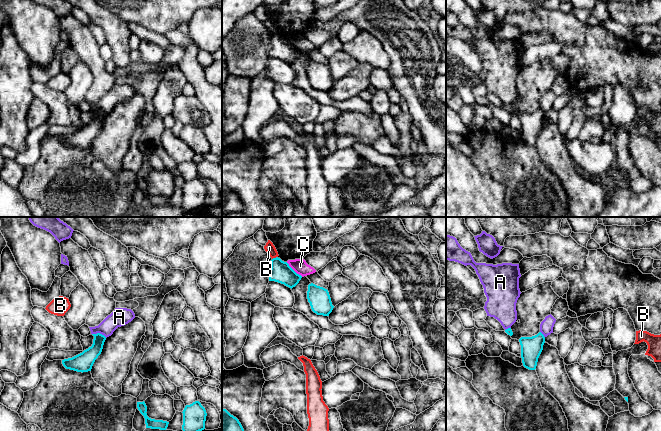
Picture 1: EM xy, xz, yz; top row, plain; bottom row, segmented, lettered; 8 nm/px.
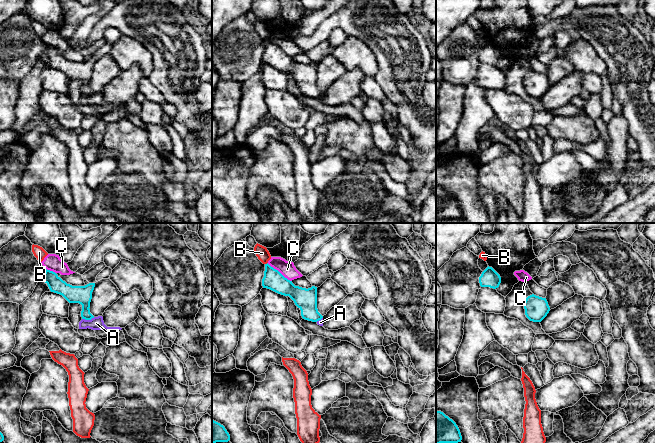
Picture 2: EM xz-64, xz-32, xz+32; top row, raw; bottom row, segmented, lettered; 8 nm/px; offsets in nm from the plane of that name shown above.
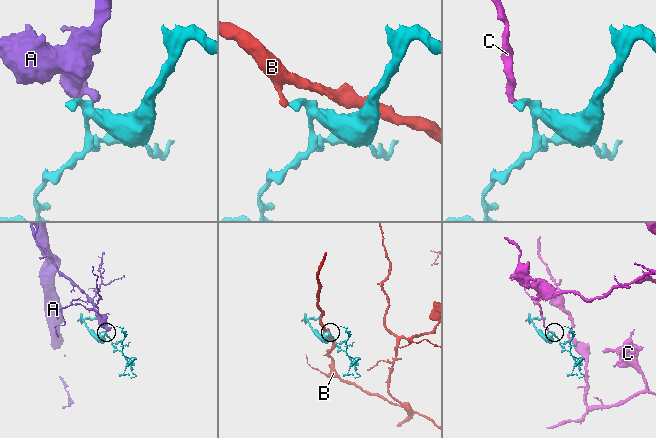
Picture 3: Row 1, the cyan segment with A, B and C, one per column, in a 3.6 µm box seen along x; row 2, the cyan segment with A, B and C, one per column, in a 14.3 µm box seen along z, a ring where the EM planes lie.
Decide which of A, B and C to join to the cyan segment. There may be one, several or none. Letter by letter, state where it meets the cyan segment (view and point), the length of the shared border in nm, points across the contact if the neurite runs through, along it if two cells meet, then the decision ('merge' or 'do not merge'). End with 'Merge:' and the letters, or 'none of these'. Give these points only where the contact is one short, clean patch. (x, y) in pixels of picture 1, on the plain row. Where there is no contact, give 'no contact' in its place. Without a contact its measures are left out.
A: xy (99, 109) | 120 nm | do not merge
B: xz (274, 34) | 50 nm | along xz (277, 32), (272, 35) | do not merge
C: xz (293, 46) | 180 nm | along xz (286, 38), (302, 52) | do not merge
Merge: none of these

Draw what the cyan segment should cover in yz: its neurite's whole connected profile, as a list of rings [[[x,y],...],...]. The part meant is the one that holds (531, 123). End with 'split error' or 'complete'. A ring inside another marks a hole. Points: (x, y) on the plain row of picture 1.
[[[539,108],[537,111],[532,113],[521,113],[519,118],[521,121],[521,134],[523,142],[529,146],[535,146],[538,134],[545,119],[544,111]]] | complete

